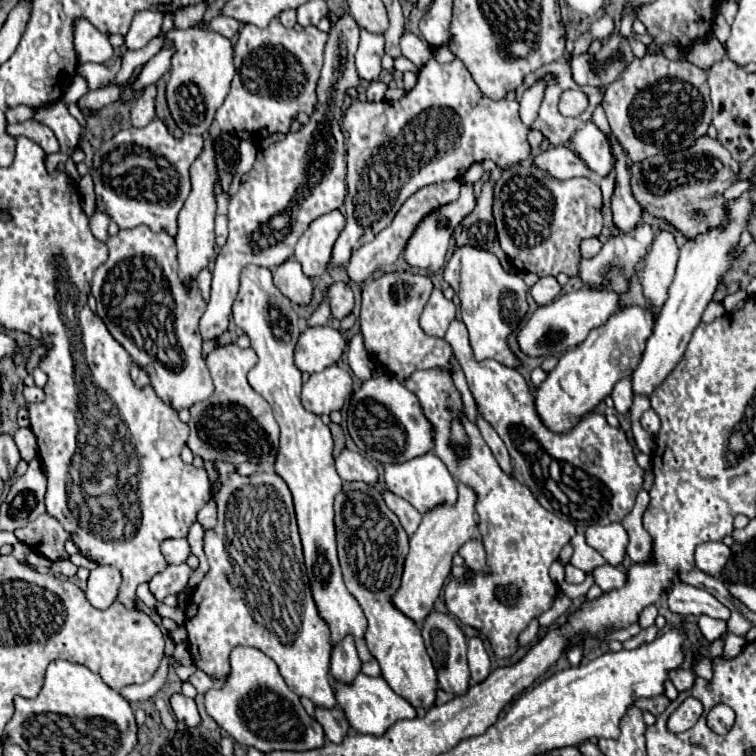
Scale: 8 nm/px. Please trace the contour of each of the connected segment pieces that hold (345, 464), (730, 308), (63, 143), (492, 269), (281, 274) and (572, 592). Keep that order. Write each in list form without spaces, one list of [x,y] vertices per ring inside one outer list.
[[[343,450],[337,460],[337,472],[343,480],[353,482],[353,480],[361,480],[367,484],[375,484],[377,482],[377,470],[371,464],[369,458],[365,458],[361,452],[353,452],[353,450]]]
[[[739,290],[739,292],[735,292],[735,294],[727,294],[725,300],[723,300],[723,306],[725,306],[727,314],[741,310],[741,308],[747,304],[747,298],[749,298],[749,294],[747,294],[745,290]]]
[[[63,102],[53,104],[53,108],[49,108],[45,112],[37,112],[35,120],[47,124],[55,132],[55,136],[59,140],[59,146],[61,146],[61,150],[59,150],[61,154],[73,152],[73,148],[77,146],[79,134],[81,134],[81,126],[69,114],[69,110],[67,110],[67,106]]]
[[[459,246],[453,250],[443,268],[443,280],[461,300],[461,320],[467,326],[475,358],[493,358],[505,366],[517,366],[517,360],[509,352],[505,340],[527,312],[529,286],[517,274],[509,274],[493,252],[473,246]]]
[[[293,258],[285,260],[275,272],[273,272],[275,286],[295,304],[309,304],[313,296],[313,284],[303,274],[301,264]]]
[[[591,574],[586,576],[586,579],[581,584],[569,584],[567,582],[563,582],[559,589],[563,594],[565,594],[568,598],[575,599],[578,597],[585,596],[589,590],[589,588],[594,584],[594,578]]]

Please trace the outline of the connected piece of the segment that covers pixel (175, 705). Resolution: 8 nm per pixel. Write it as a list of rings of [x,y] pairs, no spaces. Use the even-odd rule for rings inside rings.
[[[175,692],[171,696],[169,704],[171,704],[171,710],[173,710],[177,722],[181,722],[185,726],[197,726],[199,724],[201,718],[199,718],[199,712],[197,712],[197,706],[195,706],[193,698],[187,698],[181,692]]]

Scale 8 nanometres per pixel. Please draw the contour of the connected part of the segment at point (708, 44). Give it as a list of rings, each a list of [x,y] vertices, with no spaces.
[[[711,34],[709,40],[699,40],[697,44],[691,44],[683,50],[683,56],[695,64],[701,70],[709,70],[717,60],[725,56],[725,48],[717,42],[717,38]]]

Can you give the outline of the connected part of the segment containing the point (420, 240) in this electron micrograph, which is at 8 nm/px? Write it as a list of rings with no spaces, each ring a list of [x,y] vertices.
[[[463,184],[461,186],[461,196],[459,196],[457,202],[447,204],[445,208],[439,208],[437,212],[431,212],[417,226],[417,232],[413,232],[413,236],[409,238],[409,244],[405,248],[405,260],[411,266],[415,266],[415,268],[423,268],[423,270],[437,272],[445,264],[445,256],[447,256],[447,250],[449,250],[449,240],[451,240],[451,234],[453,234],[455,226],[473,210],[473,204],[475,204],[473,188],[471,188],[471,184]]]

